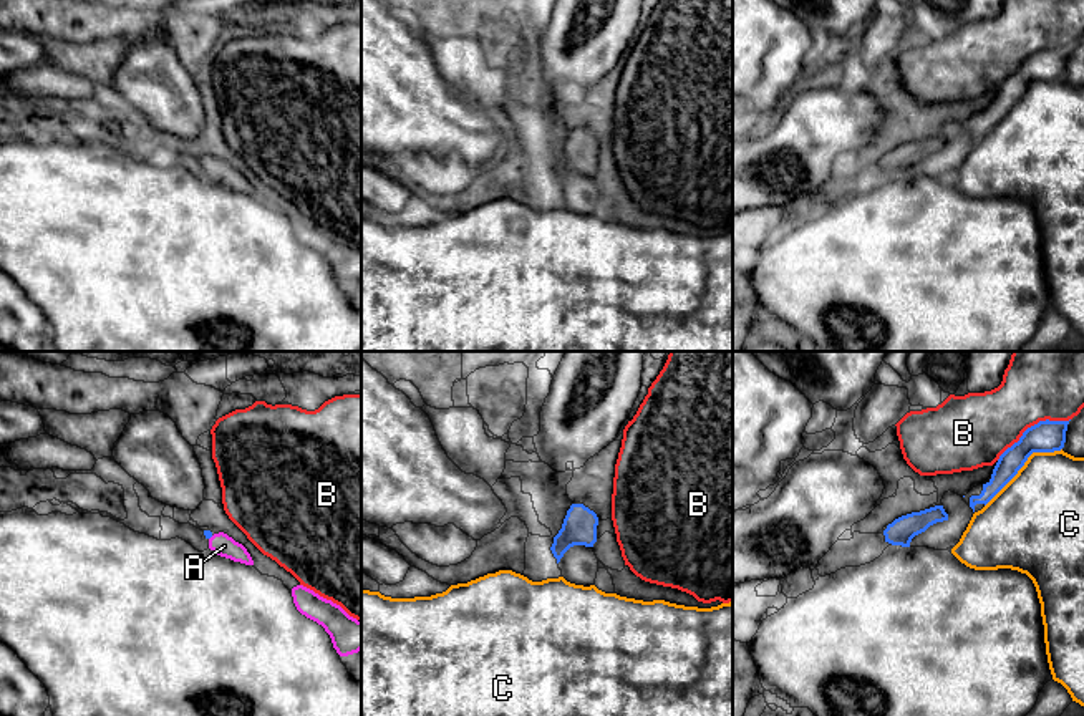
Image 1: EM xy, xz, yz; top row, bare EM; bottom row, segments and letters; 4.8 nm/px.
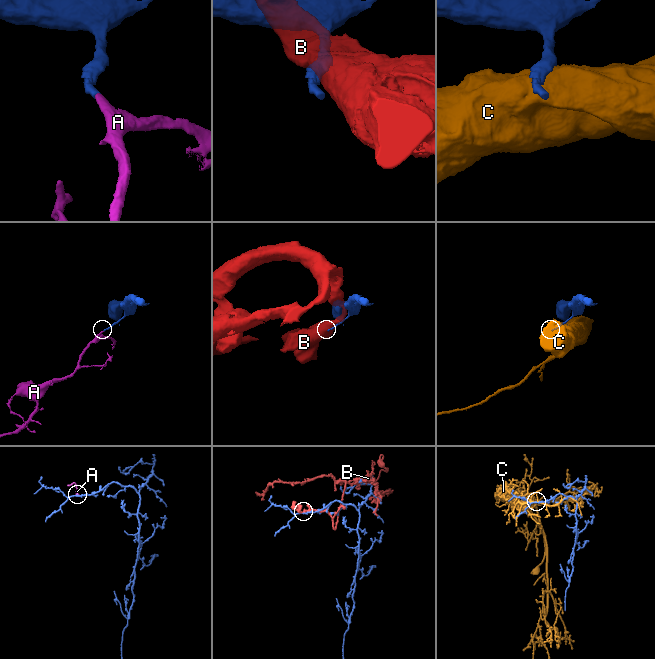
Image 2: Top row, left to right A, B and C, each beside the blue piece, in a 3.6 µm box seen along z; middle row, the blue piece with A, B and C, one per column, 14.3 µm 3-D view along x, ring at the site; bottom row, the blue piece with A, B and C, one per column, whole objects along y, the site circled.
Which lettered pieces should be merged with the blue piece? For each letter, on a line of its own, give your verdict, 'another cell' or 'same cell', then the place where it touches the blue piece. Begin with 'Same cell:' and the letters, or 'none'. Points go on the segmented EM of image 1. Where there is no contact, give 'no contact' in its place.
Same cell: A
A: same cell; no contact
B: another cell; meets blue in yz at (1031, 426)
C: another cell; meets blue in yz at (1023, 464)

